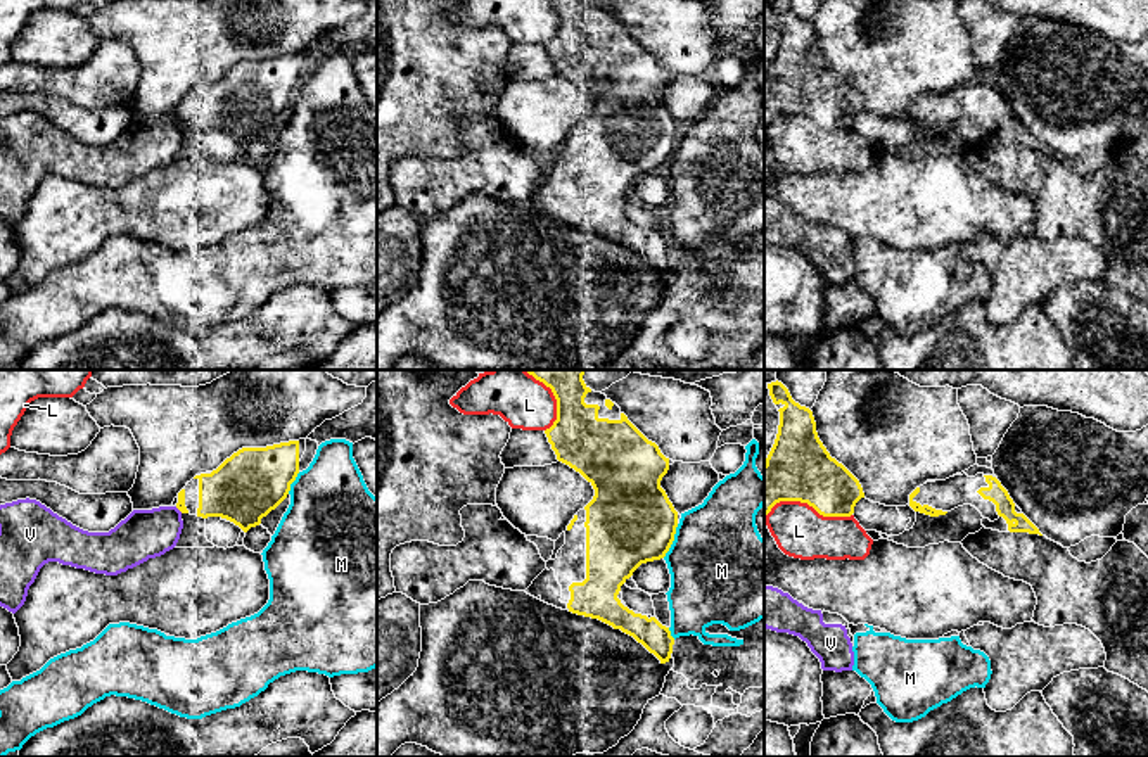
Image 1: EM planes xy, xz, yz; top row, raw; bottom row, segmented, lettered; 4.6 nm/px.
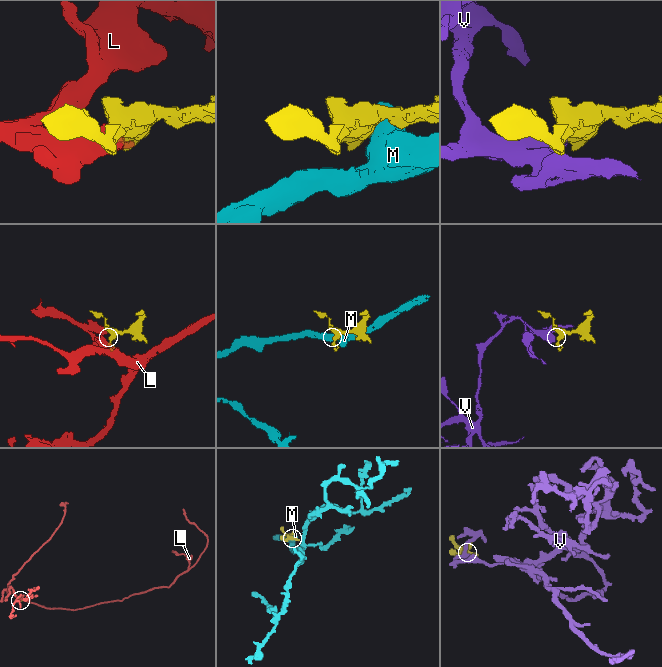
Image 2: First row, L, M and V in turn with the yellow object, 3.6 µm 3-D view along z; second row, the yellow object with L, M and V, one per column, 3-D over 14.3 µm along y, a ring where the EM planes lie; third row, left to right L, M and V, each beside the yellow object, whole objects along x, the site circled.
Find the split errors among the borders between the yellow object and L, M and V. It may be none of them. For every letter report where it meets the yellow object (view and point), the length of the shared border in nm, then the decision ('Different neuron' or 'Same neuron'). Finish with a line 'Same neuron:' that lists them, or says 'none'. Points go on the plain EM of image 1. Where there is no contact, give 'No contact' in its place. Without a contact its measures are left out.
L: Touches yellow at yz (804, 114). Shared border 400 nm. Different neuron
M: Touches yellow at xz (673, 152). Shared border 180 nm. Different neuron
V: Touches yellow at xy (178, 121). Shared border 50 nm. Different neuron
Same neuron: none

